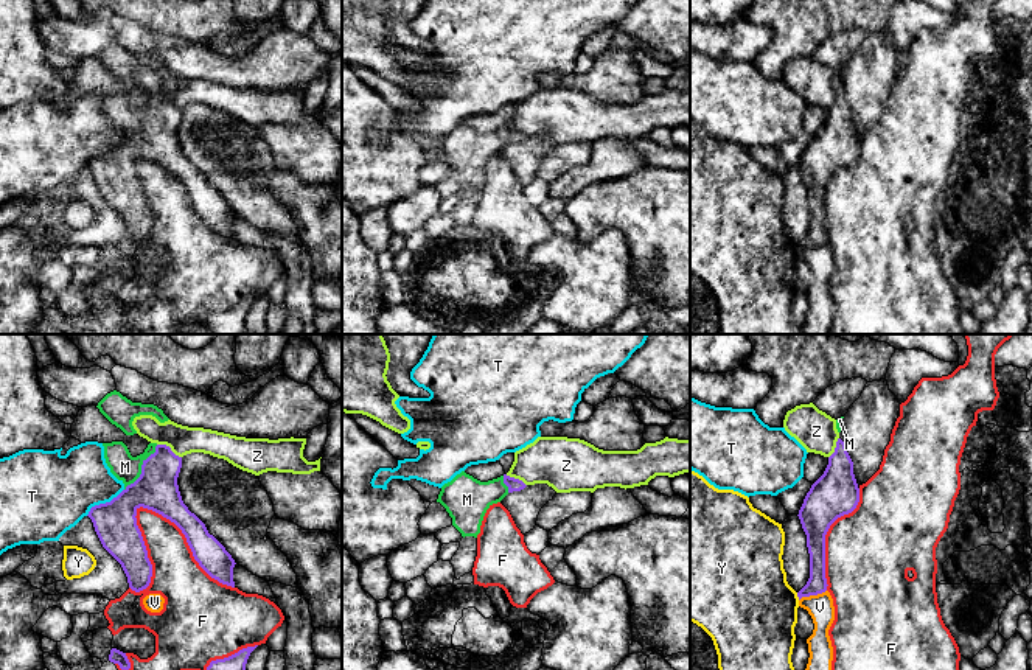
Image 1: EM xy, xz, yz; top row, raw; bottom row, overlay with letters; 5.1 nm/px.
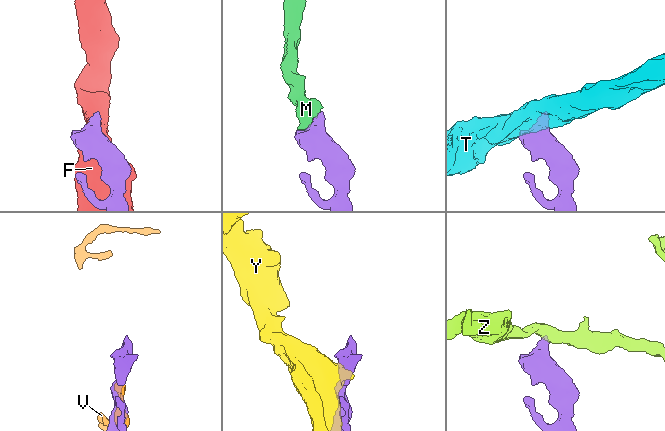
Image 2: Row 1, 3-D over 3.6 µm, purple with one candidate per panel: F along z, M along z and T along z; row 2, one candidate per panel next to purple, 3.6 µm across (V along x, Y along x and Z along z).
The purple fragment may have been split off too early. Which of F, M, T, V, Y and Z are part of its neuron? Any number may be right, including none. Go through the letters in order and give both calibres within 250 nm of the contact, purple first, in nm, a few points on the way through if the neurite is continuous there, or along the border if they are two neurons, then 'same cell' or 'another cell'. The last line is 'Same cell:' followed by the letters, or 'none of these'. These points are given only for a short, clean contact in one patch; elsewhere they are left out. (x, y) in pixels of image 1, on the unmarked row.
F: calibres 160 and 260 nm; another cell
M: calibres 220 and 140 nm; same cell
T: calibres 220 and 380 nm; another cell
V: calibres 100 and 130 nm; another cell
Y: calibres 100 and 460 nm; another cell
Z: calibres 220 and 150 nm; border xy (157, 95), (165, 95), (181, 109); another cell
Same cell: M

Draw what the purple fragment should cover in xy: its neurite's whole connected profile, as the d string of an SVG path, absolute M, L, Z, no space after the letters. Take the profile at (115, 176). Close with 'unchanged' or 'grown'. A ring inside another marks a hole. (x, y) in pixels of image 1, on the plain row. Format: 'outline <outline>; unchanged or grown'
outline M123 93L103 98L106 115L124 135L124 141L110 154L92 159L87 168L103 199L121 216L129 239L140 244L149 238L152 229L152 216L135 169L140 159L174 174L199 218L211 230L235 239L235 211L182 152L177 137L182 109L157 95L149 95L137 109L131 107Z; grown

